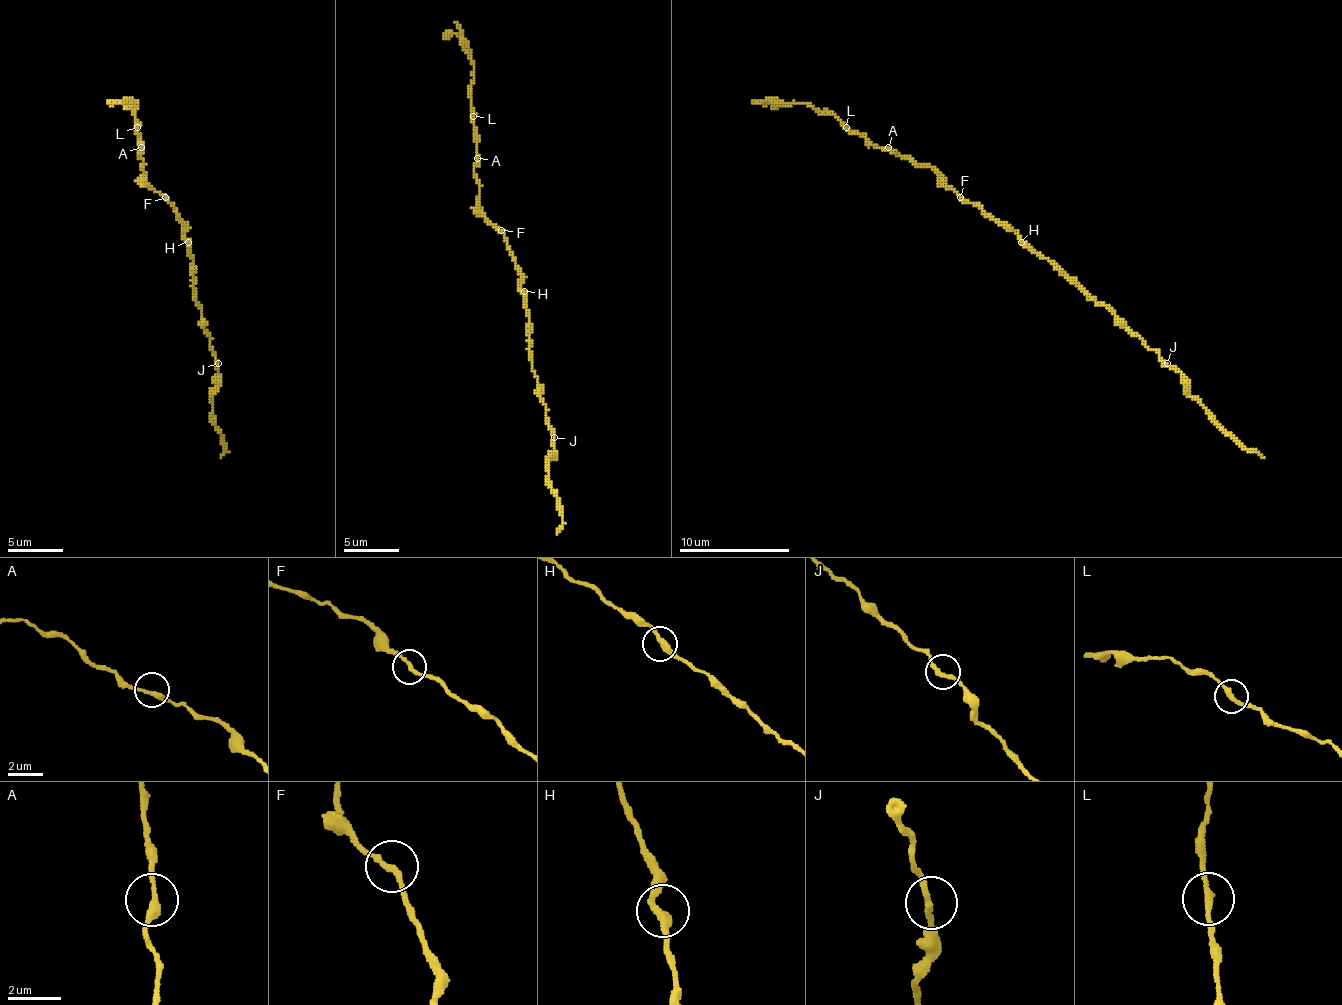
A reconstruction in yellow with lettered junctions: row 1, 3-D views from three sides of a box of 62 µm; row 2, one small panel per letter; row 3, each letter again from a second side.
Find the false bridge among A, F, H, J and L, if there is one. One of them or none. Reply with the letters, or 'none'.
none

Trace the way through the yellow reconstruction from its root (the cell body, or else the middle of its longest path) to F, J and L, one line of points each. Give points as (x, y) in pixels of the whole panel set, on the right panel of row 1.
F: (1023, 239), (960, 197)
J: (1023, 239), (1037, 253), (1054, 261), (1087, 294), (1106, 305), (1167, 363)
L: (1023, 239), (990, 219), (976, 206), (965, 203), (929, 167), (915, 167), (904, 156), (874, 147), (846, 128)

